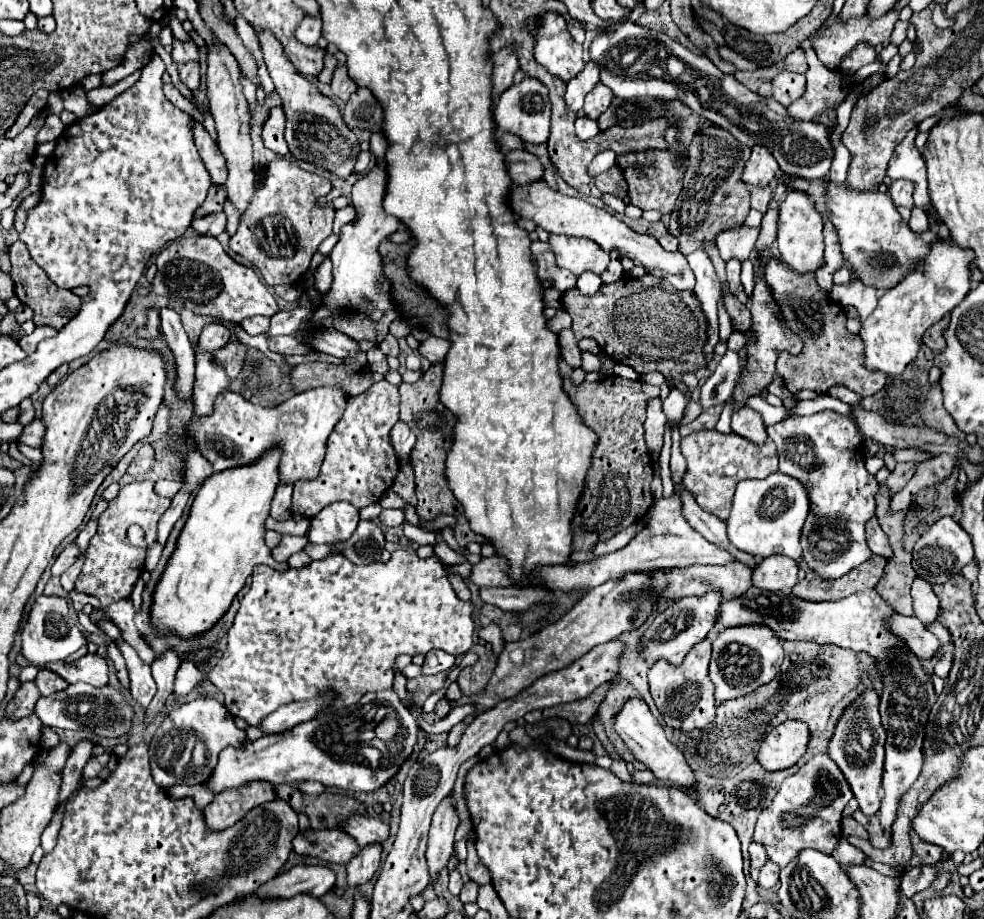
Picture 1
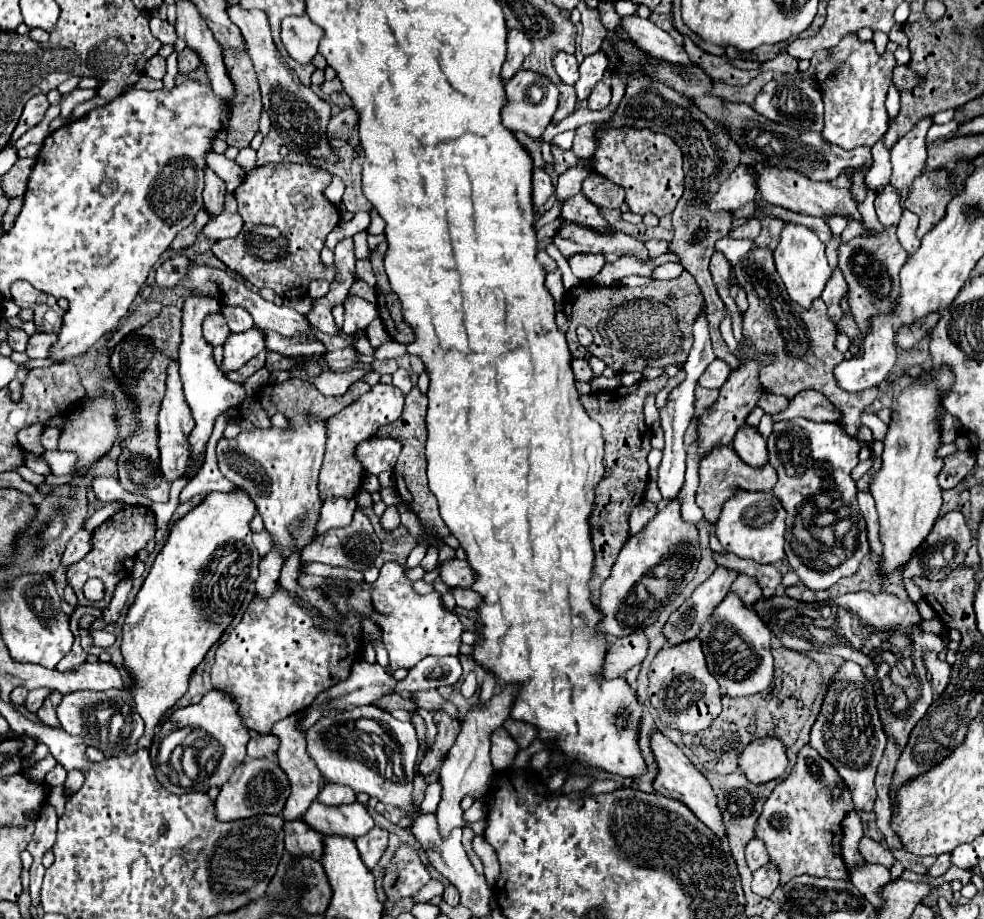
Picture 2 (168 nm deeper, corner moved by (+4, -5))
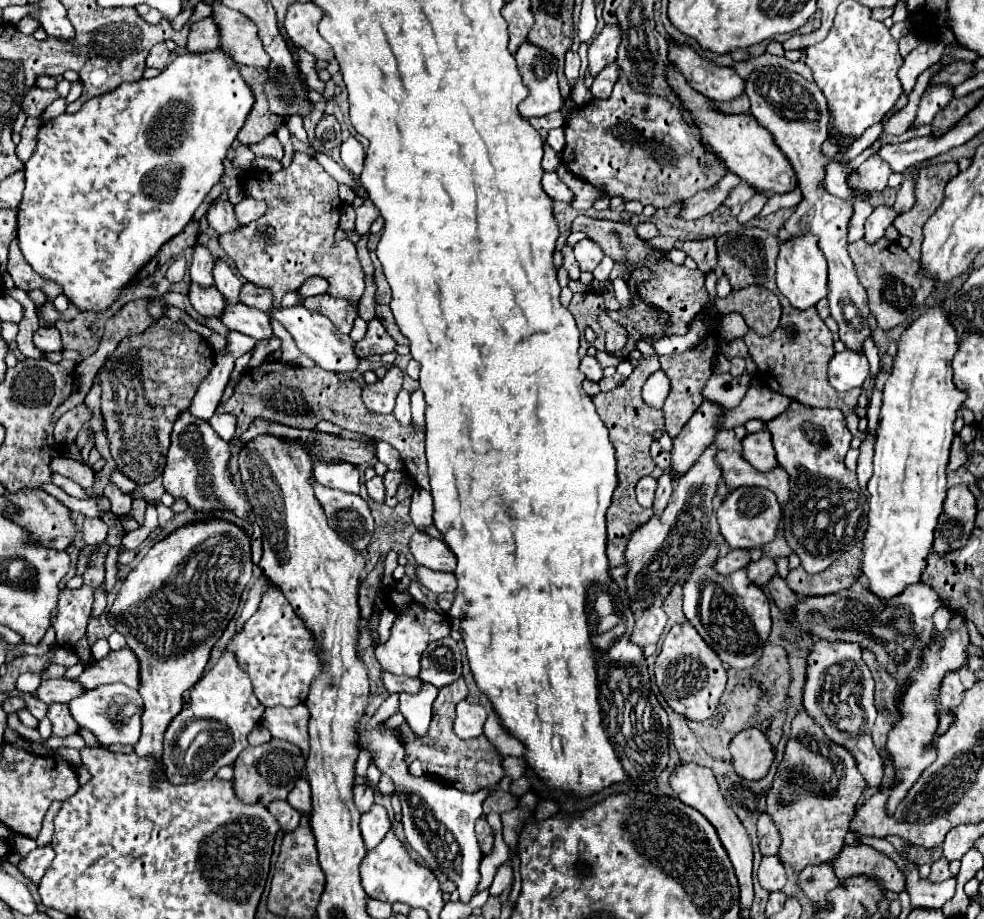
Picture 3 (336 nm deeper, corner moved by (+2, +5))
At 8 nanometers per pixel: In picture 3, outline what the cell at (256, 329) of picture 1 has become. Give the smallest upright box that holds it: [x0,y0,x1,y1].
[212,260,242,304]

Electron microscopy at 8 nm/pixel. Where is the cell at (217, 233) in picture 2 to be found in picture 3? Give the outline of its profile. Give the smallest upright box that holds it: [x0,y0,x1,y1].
[234,196,266,224]

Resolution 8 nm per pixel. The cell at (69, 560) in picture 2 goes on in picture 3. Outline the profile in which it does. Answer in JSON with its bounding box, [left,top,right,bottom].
[82,518,108,544]

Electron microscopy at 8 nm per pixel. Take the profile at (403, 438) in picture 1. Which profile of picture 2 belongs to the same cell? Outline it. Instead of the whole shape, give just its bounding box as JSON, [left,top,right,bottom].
[358,438,402,474]

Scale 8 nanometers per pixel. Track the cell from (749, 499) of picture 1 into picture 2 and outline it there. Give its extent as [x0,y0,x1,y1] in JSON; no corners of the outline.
[716,490,786,564]

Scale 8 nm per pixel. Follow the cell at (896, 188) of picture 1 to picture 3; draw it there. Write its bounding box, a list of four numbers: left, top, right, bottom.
[864,206,896,244]

